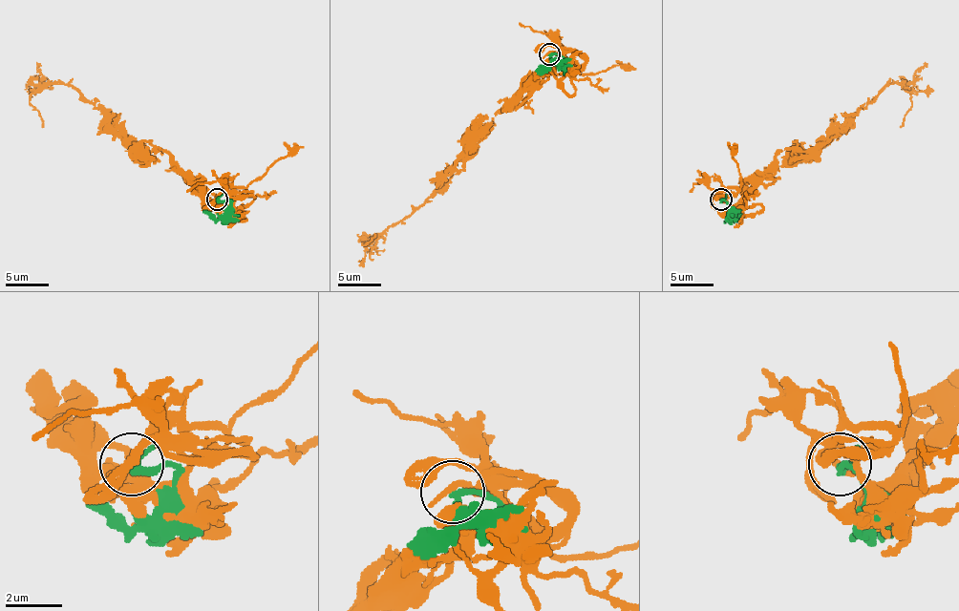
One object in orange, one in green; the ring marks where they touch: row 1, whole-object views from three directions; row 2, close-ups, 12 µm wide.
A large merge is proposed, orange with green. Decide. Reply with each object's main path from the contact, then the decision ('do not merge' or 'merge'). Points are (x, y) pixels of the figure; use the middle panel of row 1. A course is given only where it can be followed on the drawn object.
orange runs (548, 53), (565, 58), (493, 118), (493, 129), (416, 209), (376, 233), (365, 245), (373, 233); green runs (548, 53), (560, 53), (564, 58), (536, 71); do not merge

